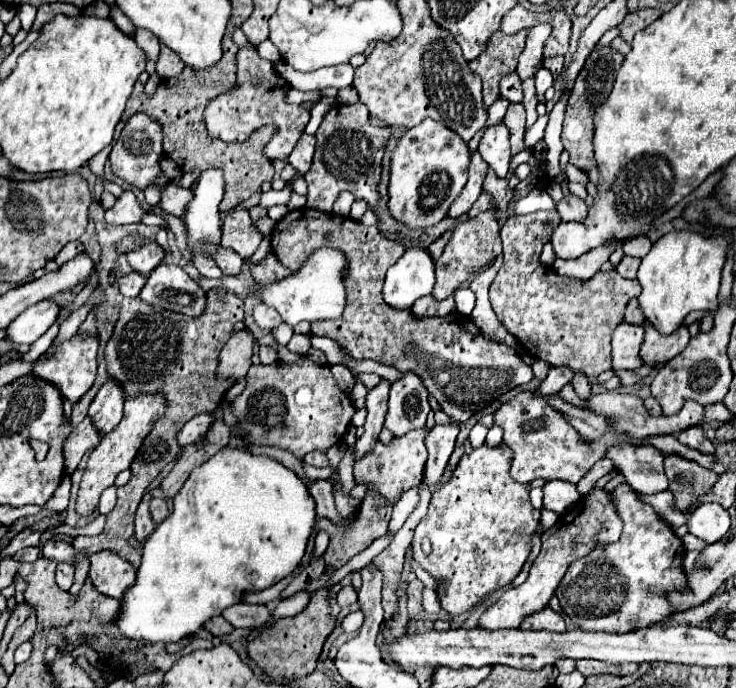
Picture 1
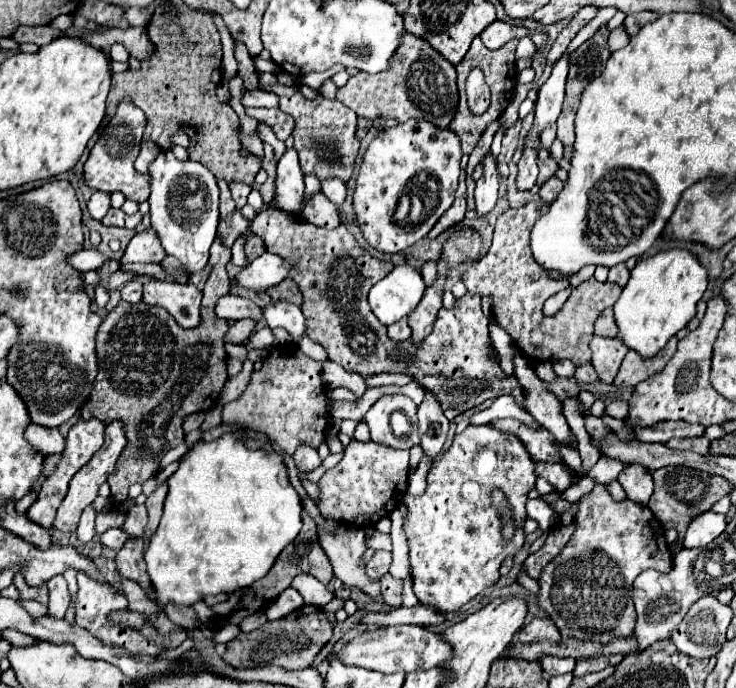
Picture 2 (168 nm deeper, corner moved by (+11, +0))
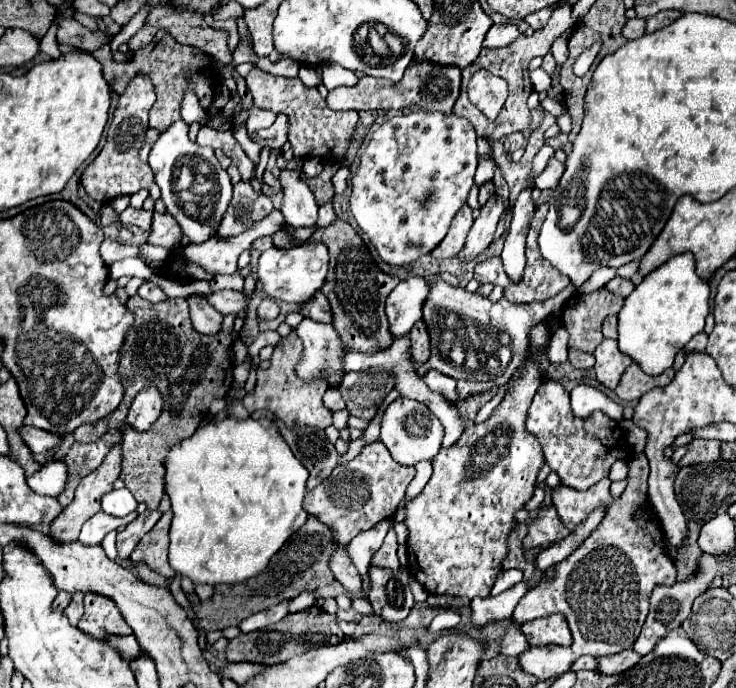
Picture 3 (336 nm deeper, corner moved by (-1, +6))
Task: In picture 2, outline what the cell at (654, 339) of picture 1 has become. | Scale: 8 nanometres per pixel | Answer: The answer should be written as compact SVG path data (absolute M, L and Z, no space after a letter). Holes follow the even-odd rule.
M672 337L666 345L666 349L662 349L656 359L652 361L644 361L638 353L628 351L628 355L622 361L622 367L614 379L614 387L622 389L622 387L636 387L640 381L646 381L648 377L660 373L664 369L664 365L670 361L670 357L676 353L676 343L678 339Z

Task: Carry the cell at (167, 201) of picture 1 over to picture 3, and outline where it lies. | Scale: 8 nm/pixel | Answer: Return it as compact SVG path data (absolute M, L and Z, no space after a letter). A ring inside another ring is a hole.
M136 75L118 101L118 107L116 107L112 123L108 127L108 137L106 137L102 151L82 173L82 185L86 187L86 191L92 199L108 203L110 199L114 199L118 195L132 195L140 189L148 189L154 183L152 169L138 159L138 153L144 145L144 135L148 131L148 113L150 113L154 101L156 101L156 93L154 93L154 85L152 85L150 77Z

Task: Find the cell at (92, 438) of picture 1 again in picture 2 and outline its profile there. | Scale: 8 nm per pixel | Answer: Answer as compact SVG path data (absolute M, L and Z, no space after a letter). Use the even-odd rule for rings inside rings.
M28 425L24 431L24 437L30 443L30 447L44 457L64 451L64 439L58 433L58 429L44 429L40 425Z

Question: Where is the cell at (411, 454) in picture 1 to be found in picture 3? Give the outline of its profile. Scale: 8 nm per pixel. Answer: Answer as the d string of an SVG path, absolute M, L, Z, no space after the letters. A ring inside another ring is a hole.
M368 443L356 459L346 465L336 465L332 475L304 497L304 509L308 515L318 517L330 529L336 531L338 543L346 545L360 531L372 529L376 523L390 519L396 507L406 497L406 487L414 477L414 467L404 467L388 455L384 443Z

